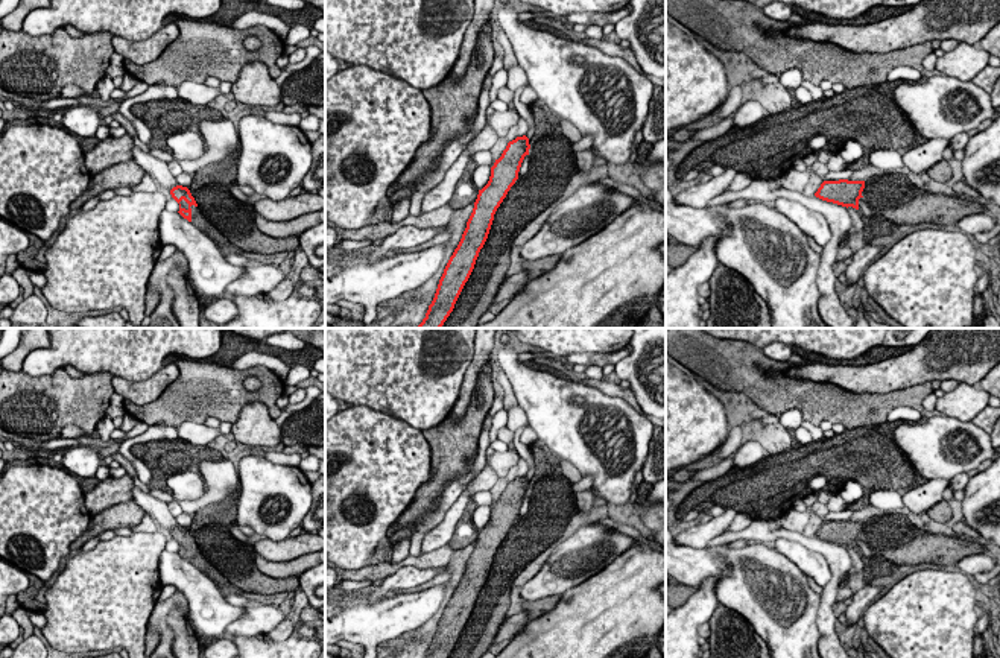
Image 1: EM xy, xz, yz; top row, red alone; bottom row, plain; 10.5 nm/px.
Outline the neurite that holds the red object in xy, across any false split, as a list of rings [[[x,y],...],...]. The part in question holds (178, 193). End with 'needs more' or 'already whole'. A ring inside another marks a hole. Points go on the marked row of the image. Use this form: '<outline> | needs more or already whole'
[[[176,185],[170,190],[170,195],[179,204],[178,213],[204,231],[216,243],[223,255],[243,252],[225,236],[222,236],[214,225],[199,214],[198,204],[187,187]]] | needs more

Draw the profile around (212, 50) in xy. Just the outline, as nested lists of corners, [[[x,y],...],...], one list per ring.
[[[191,18],[178,20],[176,26],[178,38],[155,61],[144,65],[125,64],[128,73],[147,85],[166,82],[178,87],[184,81],[204,84],[208,78],[236,82],[246,64],[260,61],[272,79],[281,74],[277,59],[284,55],[286,44],[264,26],[242,30]],[[248,36],[257,36],[261,47],[246,50],[243,41]]]

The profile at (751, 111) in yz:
[[[758,100],[743,102],[742,106],[734,112],[733,123],[736,128],[745,128],[757,123],[763,117],[769,115],[766,108]]]

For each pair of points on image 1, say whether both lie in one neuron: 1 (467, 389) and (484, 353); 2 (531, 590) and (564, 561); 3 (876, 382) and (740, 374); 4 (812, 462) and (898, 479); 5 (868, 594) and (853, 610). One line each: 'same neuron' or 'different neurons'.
1: same neuron
2: same neuron
3: different neurons
4: same neuron
5: same neuron

